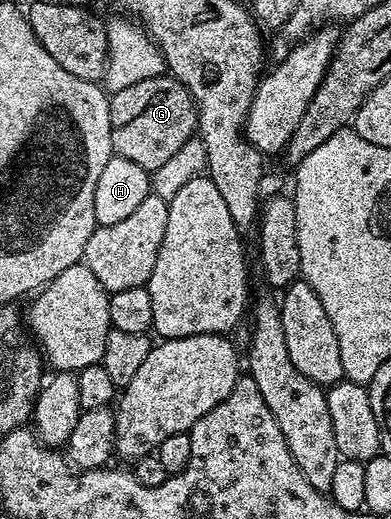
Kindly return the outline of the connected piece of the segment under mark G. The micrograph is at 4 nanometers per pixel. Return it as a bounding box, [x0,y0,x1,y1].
[110,74,198,173]

